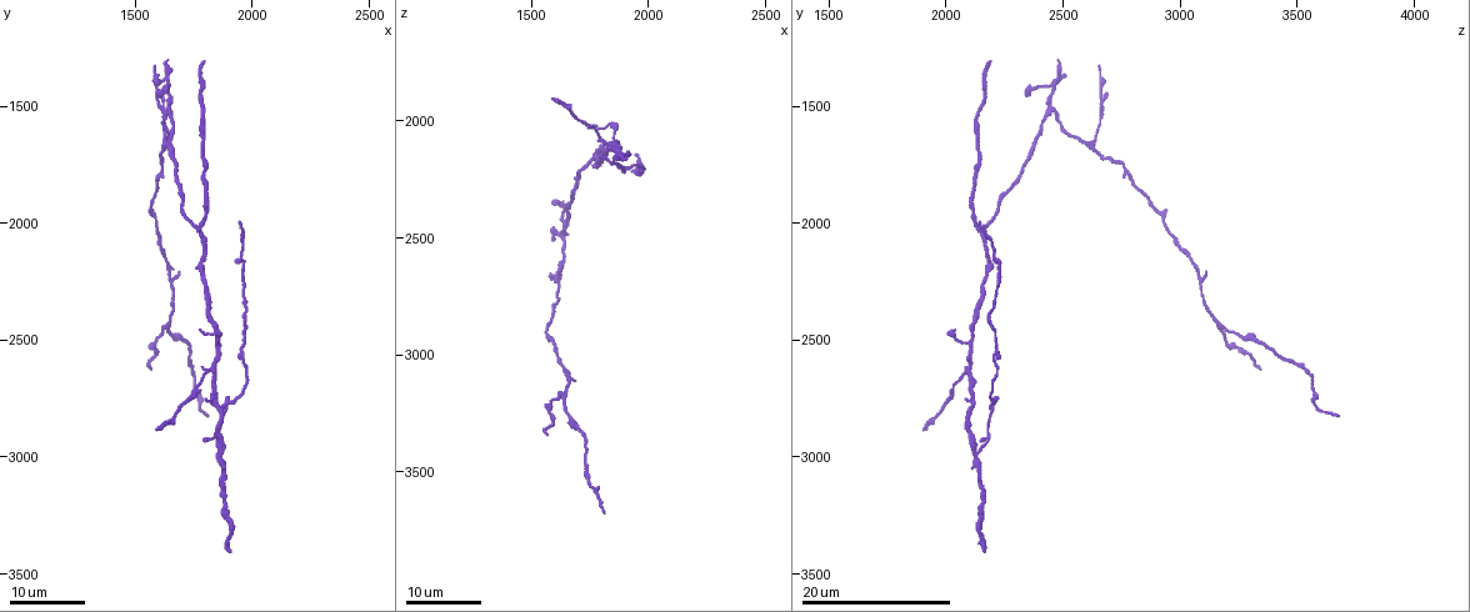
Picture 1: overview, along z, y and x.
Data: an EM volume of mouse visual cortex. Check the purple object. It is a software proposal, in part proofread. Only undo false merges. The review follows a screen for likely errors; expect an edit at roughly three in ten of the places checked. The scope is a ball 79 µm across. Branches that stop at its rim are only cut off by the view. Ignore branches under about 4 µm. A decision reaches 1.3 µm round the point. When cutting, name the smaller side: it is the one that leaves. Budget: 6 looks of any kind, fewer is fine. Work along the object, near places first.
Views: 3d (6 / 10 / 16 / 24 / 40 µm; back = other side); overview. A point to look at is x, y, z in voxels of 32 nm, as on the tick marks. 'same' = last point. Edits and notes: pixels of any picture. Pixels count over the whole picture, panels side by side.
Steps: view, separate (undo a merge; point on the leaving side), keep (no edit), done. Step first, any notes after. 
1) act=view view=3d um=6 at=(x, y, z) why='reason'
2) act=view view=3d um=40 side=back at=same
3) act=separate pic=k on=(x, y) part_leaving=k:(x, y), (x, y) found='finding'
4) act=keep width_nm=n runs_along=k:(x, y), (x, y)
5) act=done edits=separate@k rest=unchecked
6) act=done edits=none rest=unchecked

act=view view=3d um=16 at=(1840, 2640, 2090) why='four-way junction'

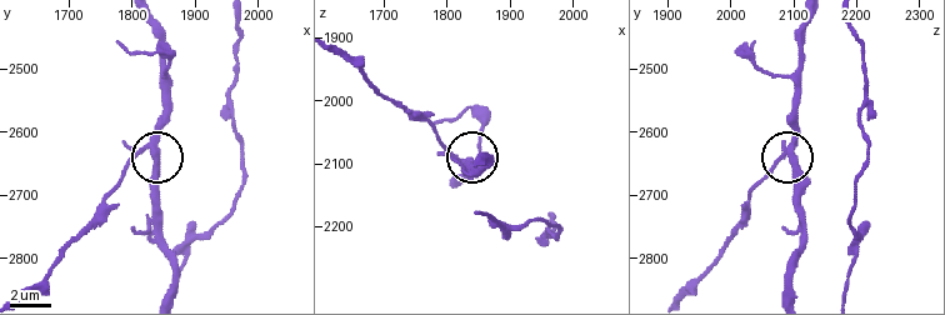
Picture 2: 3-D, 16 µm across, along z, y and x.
act=view view=3d um=6 at=(1835, 2635, 2095)

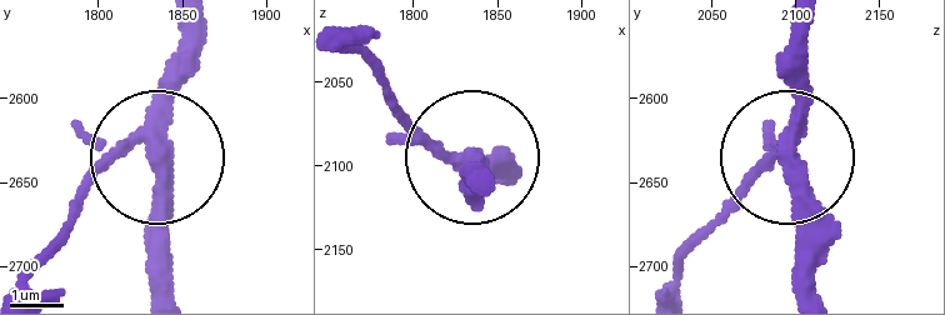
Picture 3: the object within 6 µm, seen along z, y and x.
act=keep runs_along=3:(803, 24), (793, 145), (699, 235) found='one cell here'

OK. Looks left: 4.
act=view view=3d um=16 at=(1860, 2980, 2130) why='two arms in line, one across'

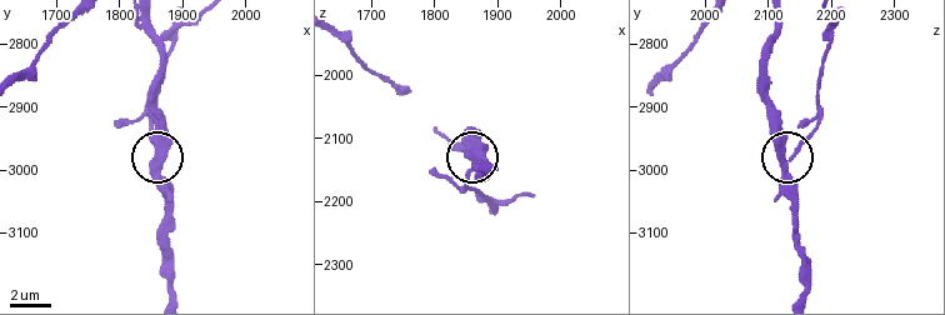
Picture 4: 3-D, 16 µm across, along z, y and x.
act=view view=3d um=6 at=(1865, 2990, 2125)

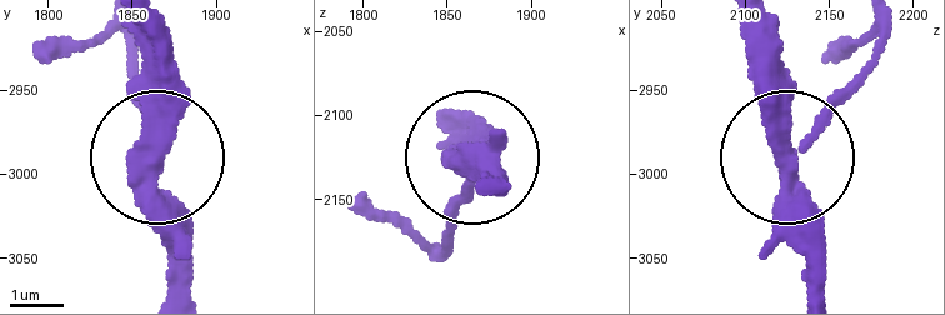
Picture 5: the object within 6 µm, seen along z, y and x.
act=separate pic=5 on=(809, 136) width_nm=340 part_leaving=5:(779, 203), (873, 33) found='a second cell is stuck on'

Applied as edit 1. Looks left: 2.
act=done edits=separate@5 rest=unchecked

